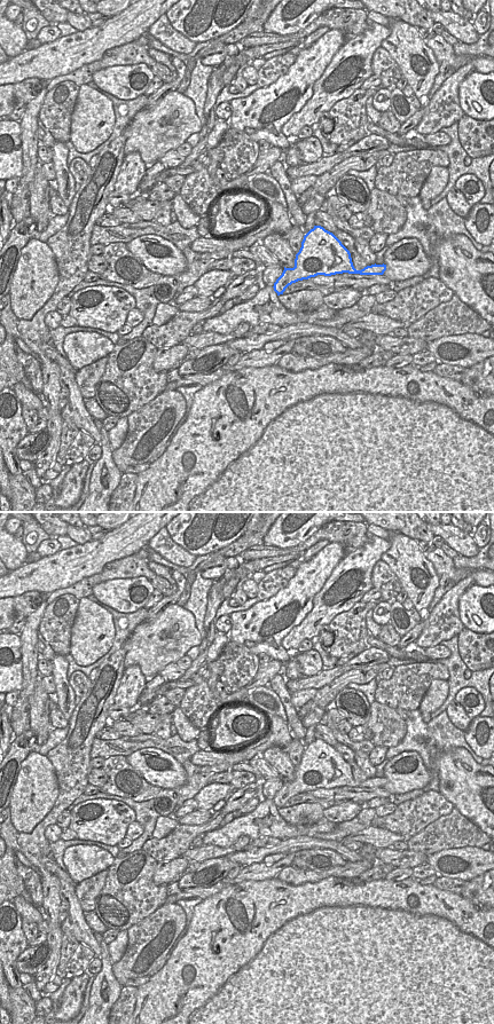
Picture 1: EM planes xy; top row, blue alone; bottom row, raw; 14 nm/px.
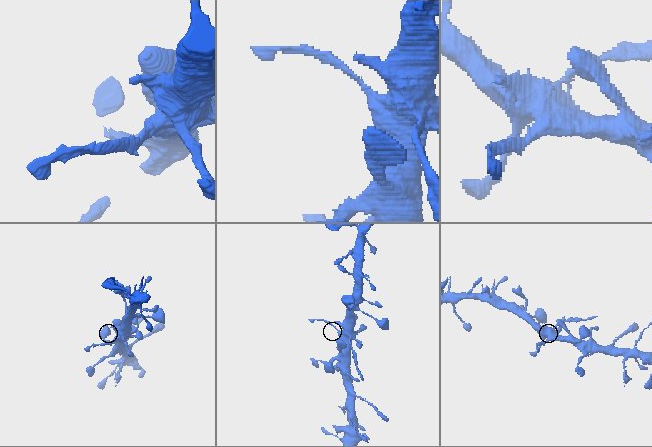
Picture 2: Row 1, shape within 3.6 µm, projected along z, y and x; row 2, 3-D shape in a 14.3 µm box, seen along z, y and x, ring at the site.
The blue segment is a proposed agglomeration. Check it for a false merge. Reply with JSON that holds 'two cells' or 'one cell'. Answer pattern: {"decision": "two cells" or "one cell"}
{"decision": "one cell"}

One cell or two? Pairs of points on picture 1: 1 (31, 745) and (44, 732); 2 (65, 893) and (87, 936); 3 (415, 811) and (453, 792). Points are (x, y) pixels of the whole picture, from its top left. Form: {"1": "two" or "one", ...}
{"1": "two", "2": "one", "3": "two"}

